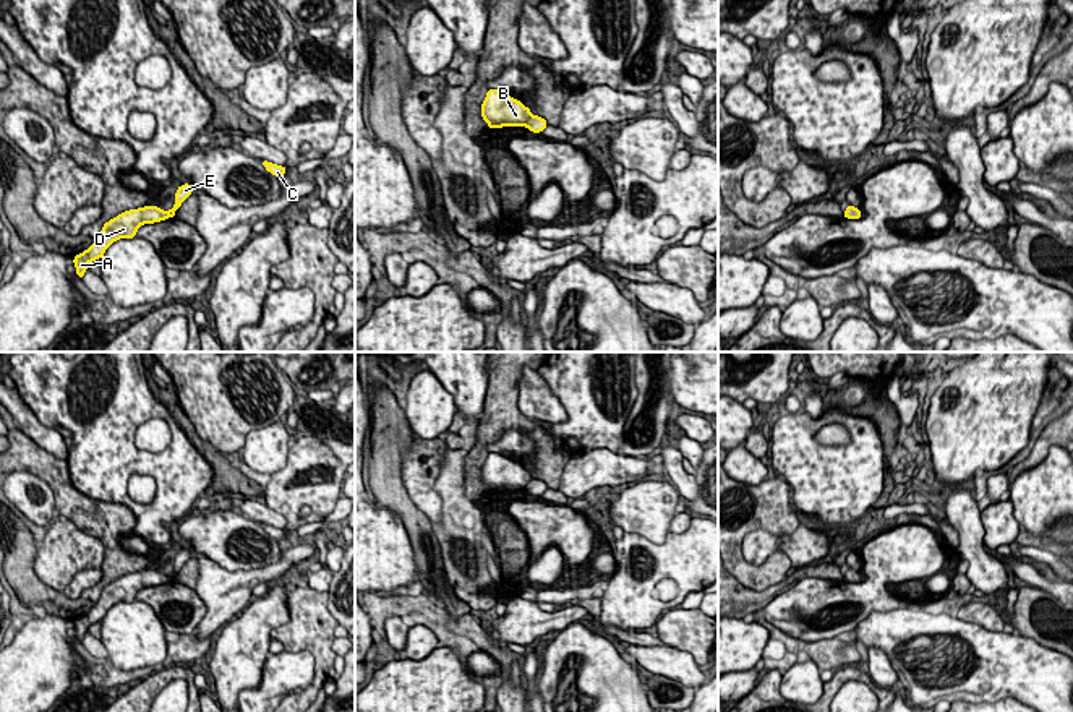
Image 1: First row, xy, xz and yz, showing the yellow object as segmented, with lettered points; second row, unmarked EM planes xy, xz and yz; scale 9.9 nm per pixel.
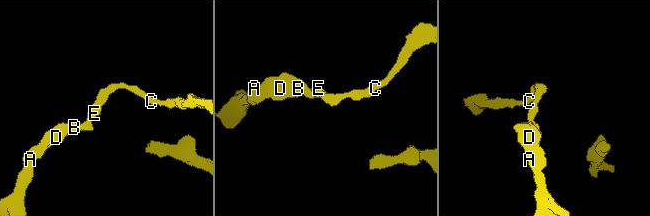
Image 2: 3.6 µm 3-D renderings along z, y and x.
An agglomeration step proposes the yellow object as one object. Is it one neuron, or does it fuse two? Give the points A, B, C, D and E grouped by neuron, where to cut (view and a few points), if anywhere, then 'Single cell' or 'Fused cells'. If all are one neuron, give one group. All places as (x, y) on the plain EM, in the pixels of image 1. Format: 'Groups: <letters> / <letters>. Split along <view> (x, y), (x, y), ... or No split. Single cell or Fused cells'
Groups: A B D / C E. Split along xz (532, 479), (524, 487). Fused cells

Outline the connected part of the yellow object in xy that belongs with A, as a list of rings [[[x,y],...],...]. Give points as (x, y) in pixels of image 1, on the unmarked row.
[[[144,569],[138,573],[130,573],[104,587],[99,600],[94,607],[83,616],[73,621],[76,629],[76,639],[83,642],[88,628],[94,623],[100,623],[105,613],[118,602],[135,602],[136,594],[144,587],[154,587],[169,582],[167,574],[159,569]]]

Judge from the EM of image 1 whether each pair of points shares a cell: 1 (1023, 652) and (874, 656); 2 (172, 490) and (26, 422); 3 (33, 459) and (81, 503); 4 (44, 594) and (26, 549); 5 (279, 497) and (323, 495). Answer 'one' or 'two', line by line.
1: two
2: two
3: one
4: one
5: one

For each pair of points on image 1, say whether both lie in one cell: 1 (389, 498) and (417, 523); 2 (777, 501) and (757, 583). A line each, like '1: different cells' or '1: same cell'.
1: same cell
2: same cell

